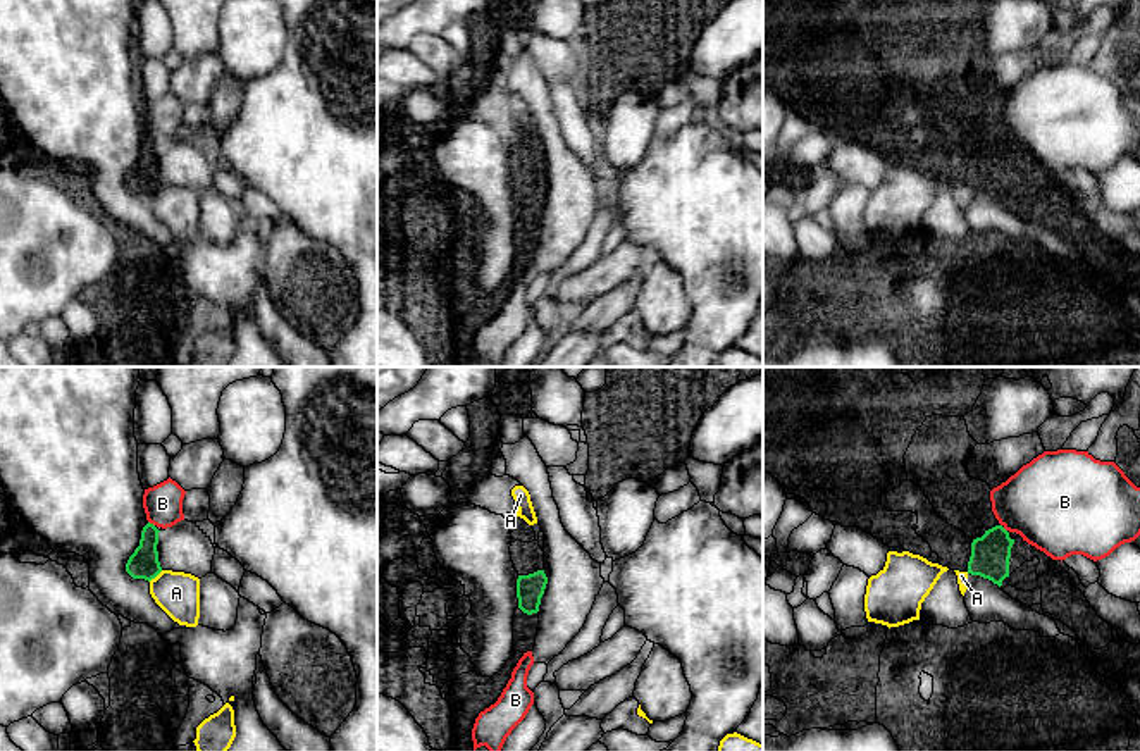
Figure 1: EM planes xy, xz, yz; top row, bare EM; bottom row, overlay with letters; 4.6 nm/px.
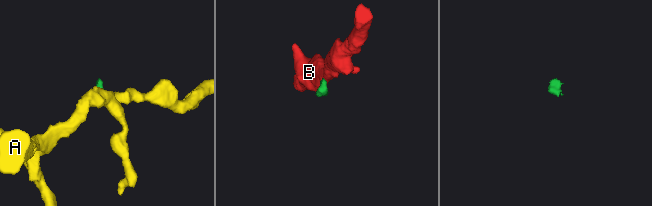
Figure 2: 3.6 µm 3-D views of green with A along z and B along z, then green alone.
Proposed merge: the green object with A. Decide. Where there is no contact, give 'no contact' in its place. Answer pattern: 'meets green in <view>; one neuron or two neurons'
meets green in xy; two neurons

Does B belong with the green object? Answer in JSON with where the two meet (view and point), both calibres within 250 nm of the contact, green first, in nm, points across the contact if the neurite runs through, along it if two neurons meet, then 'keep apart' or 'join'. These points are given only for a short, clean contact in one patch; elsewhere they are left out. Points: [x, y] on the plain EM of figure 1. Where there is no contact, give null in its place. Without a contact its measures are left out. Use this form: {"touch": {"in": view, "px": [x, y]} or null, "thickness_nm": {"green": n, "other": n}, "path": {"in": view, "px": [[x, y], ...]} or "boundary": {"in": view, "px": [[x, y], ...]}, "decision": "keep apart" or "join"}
{"touch": {"in": "xy", "px": [152, 138]}, "thickness_nm": {"green": 140, "other": 180}, "boundary": {"in": "xy", "px": [[148, 135], [154, 140]]}, "decision": "keep apart"}

